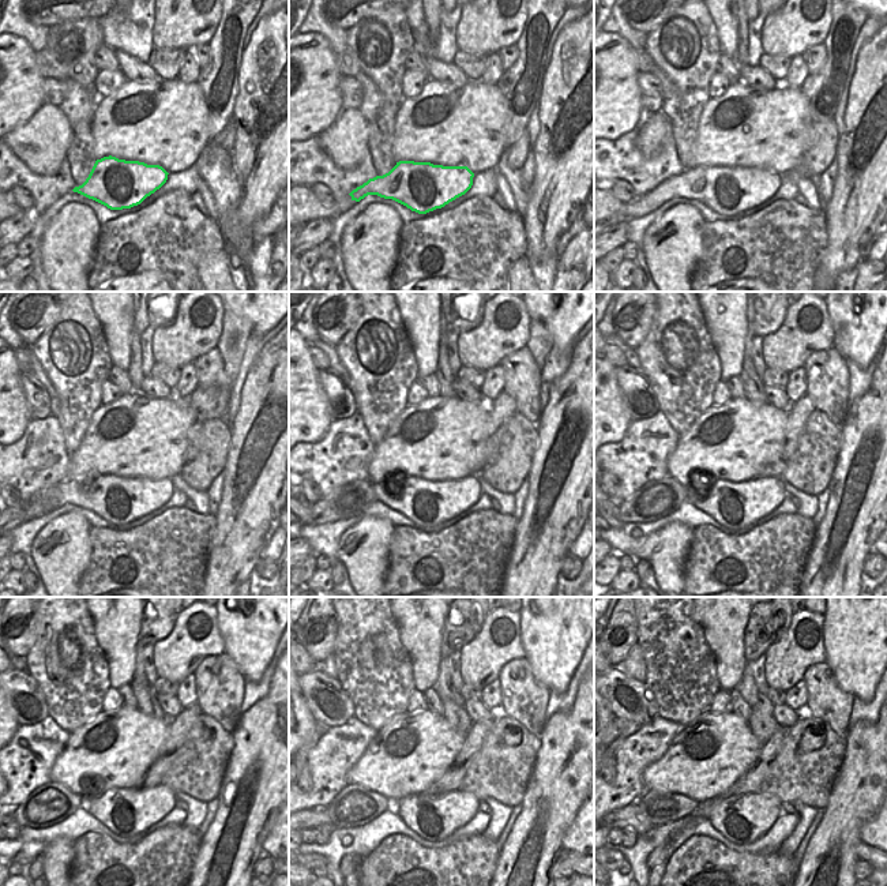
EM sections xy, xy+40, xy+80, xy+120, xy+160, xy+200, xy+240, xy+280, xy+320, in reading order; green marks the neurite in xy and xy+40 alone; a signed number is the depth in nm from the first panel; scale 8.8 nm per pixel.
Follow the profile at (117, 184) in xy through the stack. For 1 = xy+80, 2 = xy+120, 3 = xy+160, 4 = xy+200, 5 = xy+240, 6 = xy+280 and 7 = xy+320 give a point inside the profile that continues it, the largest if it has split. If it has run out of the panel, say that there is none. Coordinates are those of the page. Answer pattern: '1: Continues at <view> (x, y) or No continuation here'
1: Continues at xy+80 (729, 191)
2: Continues at xy+120 (119, 500)
3: Continues at xy+160 (427, 503)
4: Continues at xy+200 (733, 505)
5: Continues at xy+240 (126, 811)
6: Continues at xy+280 (433, 817)
7: Continues at xy+320 (743, 821)

